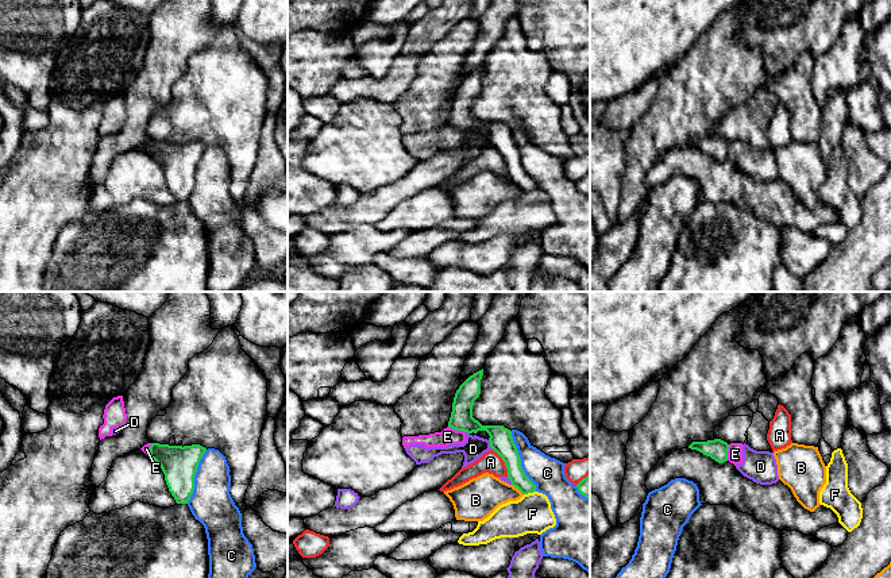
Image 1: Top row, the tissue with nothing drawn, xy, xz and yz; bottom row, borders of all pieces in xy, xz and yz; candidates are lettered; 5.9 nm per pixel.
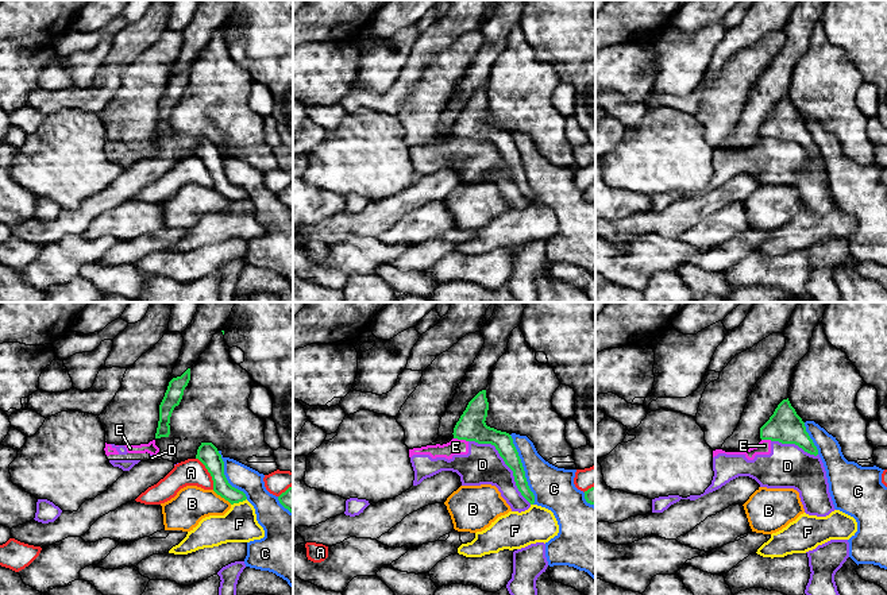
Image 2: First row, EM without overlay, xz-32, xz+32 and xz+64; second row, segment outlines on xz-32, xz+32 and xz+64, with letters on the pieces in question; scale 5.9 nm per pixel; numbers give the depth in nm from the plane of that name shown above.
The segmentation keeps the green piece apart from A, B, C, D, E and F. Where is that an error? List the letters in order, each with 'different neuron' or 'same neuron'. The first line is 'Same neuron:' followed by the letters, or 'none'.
Same neuron: none
A: different neuron
B: different neuron
C: different neuron
D: different neuron
E: different neuron
F: different neuron

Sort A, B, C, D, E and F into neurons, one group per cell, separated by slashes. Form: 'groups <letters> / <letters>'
groups A / B / C / D E / F

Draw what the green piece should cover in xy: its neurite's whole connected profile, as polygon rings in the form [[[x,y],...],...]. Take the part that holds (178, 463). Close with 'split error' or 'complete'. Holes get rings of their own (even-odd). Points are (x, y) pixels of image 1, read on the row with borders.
[[[151,443],[148,456],[165,474],[169,492],[177,504],[188,504],[194,490],[194,475],[207,448],[200,444],[169,446]]]; complete

